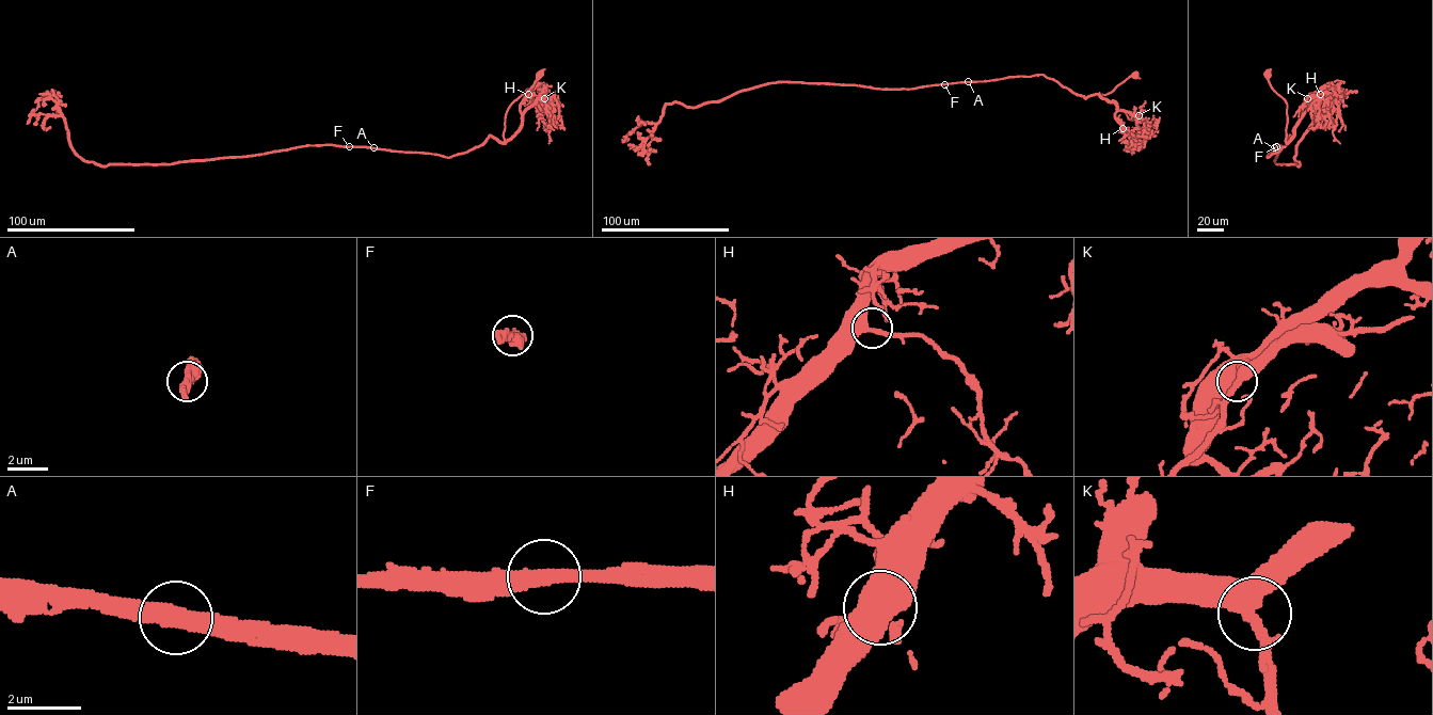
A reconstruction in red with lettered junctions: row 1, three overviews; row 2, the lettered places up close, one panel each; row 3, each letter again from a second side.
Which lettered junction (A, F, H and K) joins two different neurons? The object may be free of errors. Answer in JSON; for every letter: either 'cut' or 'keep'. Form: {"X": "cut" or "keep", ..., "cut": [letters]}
{"A": "keep", "F": "keep", "H": "keep", "K": "keep", "cut": []}

